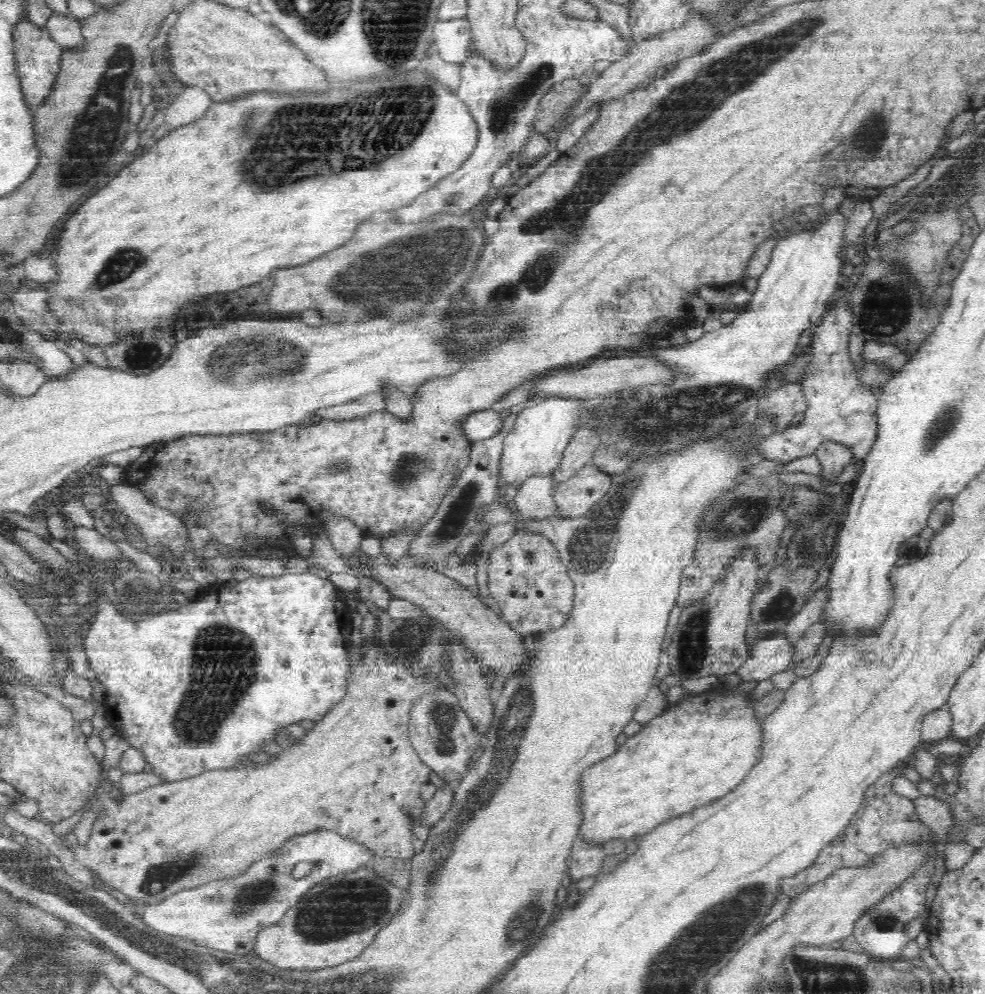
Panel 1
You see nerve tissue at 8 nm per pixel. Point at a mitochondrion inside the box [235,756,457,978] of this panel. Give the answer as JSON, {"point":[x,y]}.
{"point":[343,908]}

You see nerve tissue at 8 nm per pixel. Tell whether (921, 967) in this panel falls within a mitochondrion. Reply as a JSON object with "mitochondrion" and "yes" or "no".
{"mitochondrion":"no"}

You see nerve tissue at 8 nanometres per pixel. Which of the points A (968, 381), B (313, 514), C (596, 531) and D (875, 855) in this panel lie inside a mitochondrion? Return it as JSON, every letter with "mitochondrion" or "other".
{"A":"mitochondrion","B":"other","C":"mitochondrion","D":"other"}

